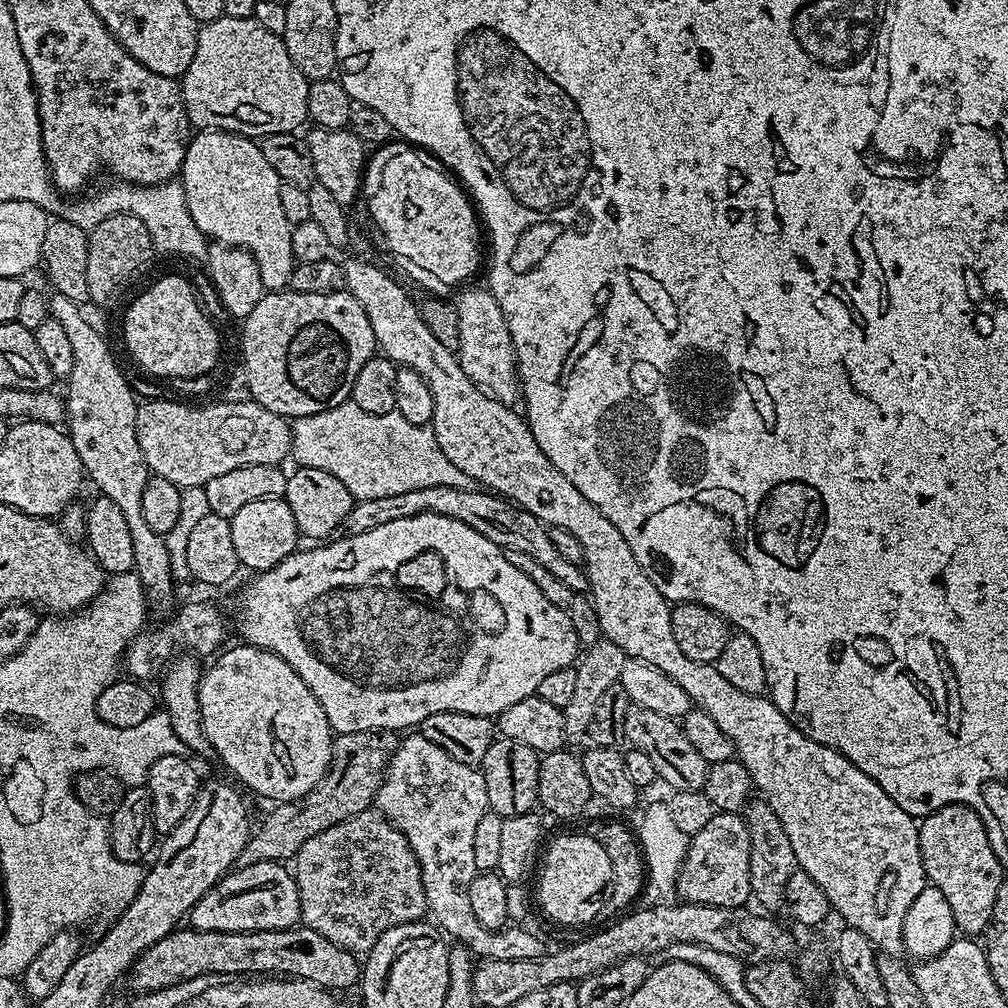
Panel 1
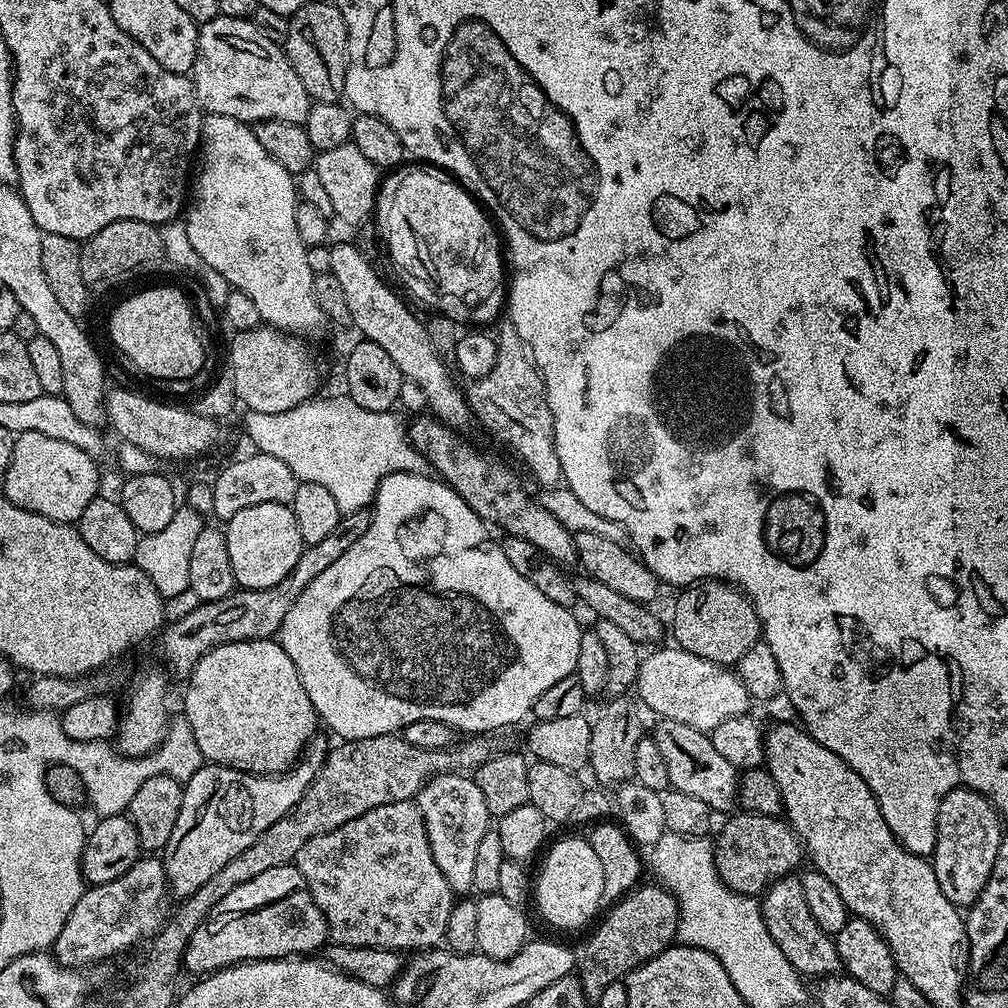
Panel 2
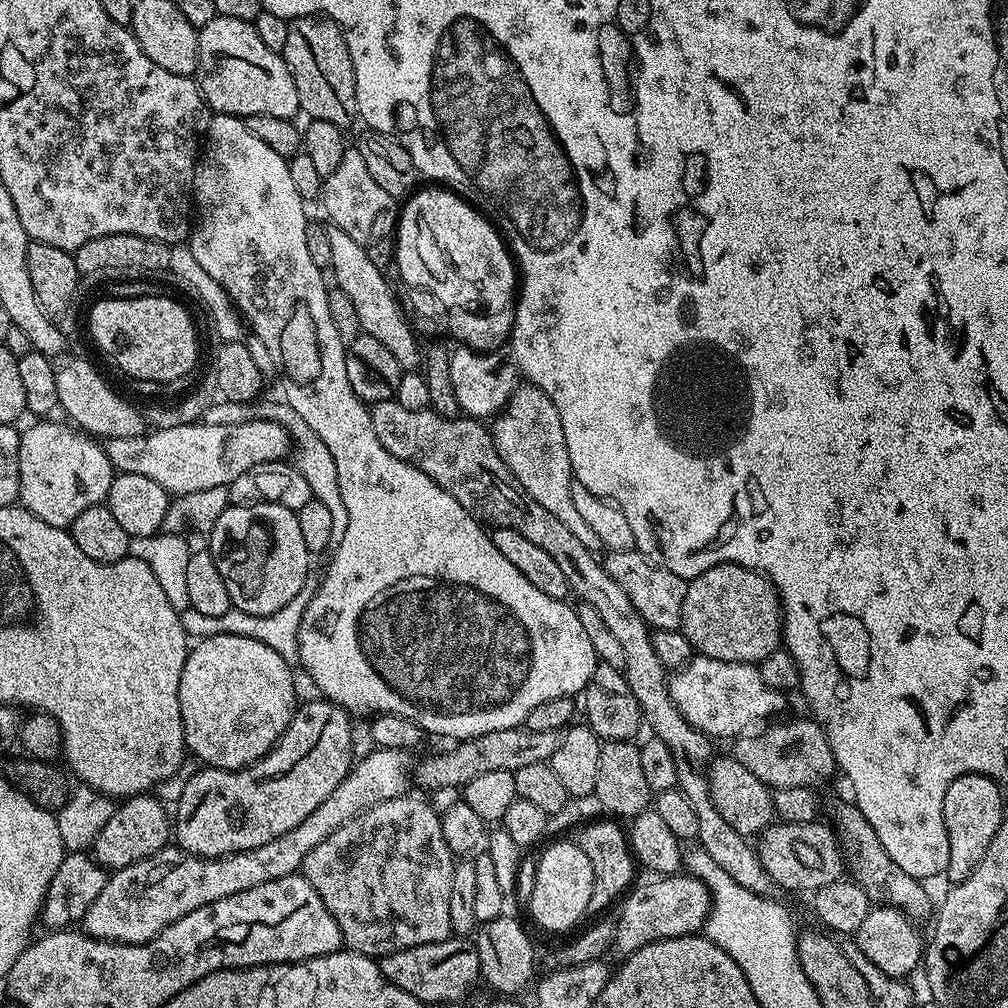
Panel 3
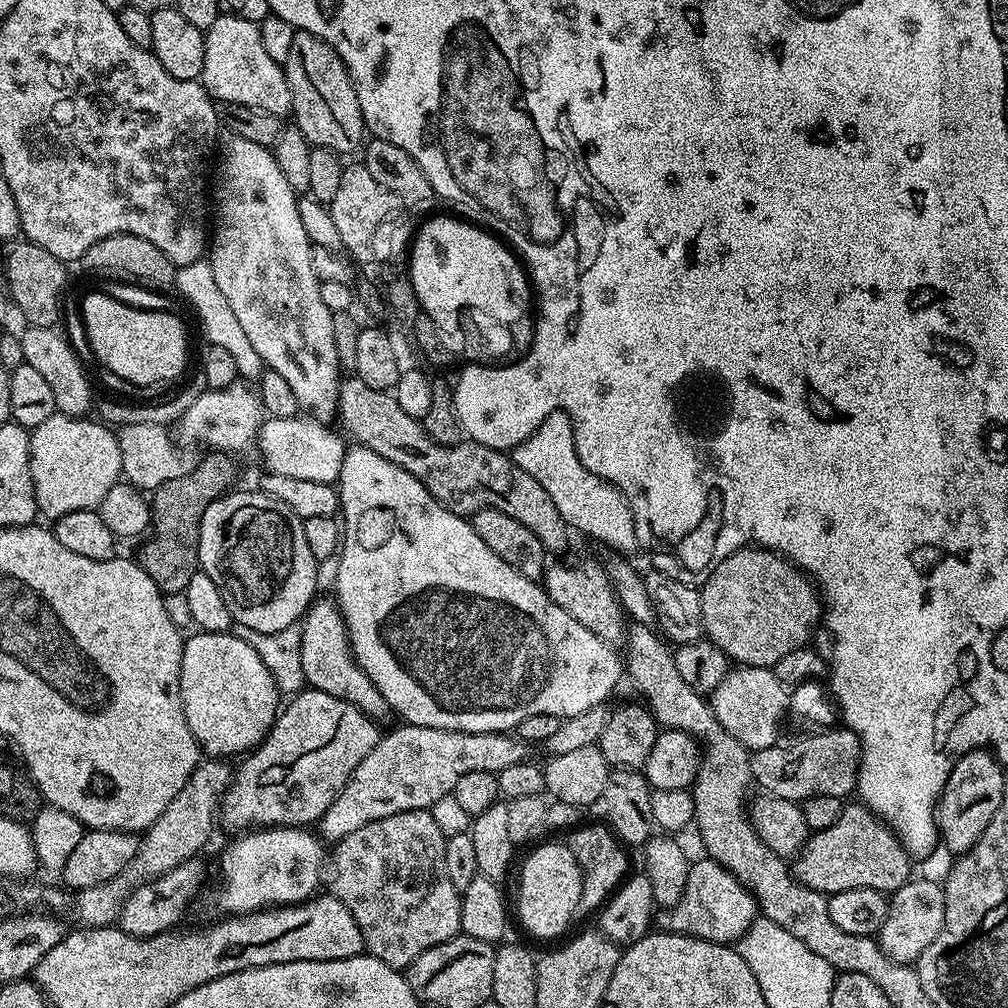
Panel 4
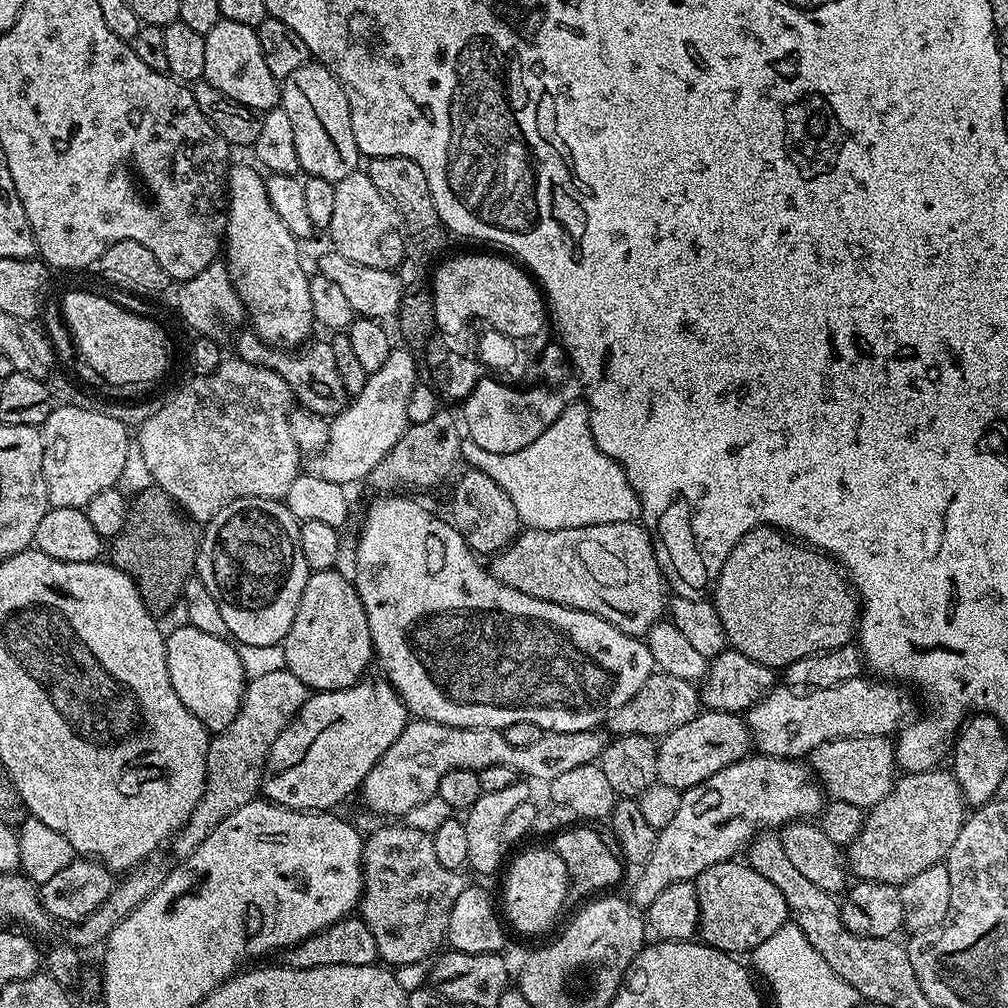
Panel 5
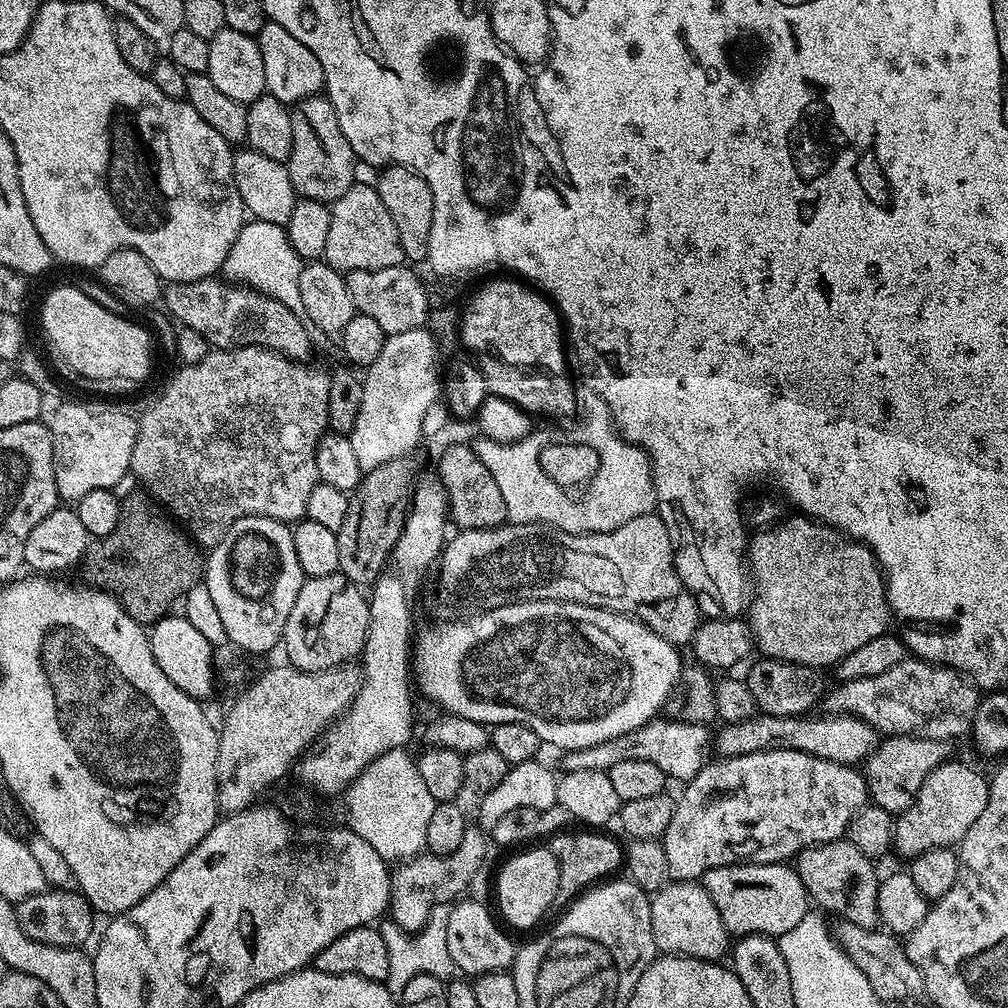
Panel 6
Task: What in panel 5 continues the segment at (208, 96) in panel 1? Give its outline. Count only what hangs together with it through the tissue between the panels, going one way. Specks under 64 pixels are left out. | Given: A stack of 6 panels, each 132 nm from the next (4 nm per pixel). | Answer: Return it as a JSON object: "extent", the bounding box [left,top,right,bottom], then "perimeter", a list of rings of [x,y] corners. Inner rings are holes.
{"extent":[203,18,281,110],"perimeter":[[[223,18],[204,35],[206,42],[206,70],[203,79],[218,89],[226,98],[245,104],[253,110],[267,110],[280,103],[281,85],[270,74],[266,58],[255,28],[242,26],[242,22],[230,22]]]}

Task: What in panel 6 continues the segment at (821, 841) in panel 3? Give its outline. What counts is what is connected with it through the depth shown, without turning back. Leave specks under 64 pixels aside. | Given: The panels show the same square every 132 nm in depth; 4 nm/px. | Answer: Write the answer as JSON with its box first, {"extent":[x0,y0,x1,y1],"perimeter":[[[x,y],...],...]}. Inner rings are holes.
{"extent":[894,762,988,858],"perimeter":[[[945,762],[938,765],[922,782],[913,804],[894,820],[894,852],[905,858],[926,854],[926,850],[959,845],[966,830],[978,822],[978,814],[986,810],[988,801],[987,775],[975,772],[968,764]]]}

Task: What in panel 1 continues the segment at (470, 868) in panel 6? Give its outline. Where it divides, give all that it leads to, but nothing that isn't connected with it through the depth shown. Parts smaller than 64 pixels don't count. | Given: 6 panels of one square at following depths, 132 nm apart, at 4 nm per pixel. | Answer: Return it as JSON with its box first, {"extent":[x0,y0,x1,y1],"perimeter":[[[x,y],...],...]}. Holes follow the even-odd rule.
{"extent":[294,810,428,954],"perimeter":[[[369,810],[314,834],[302,845],[302,850],[294,857],[294,875],[300,899],[300,919],[303,927],[318,930],[322,938],[330,938],[334,946],[342,946],[348,952],[367,954],[394,926],[424,920],[428,912],[426,890],[422,886],[422,870],[418,858],[406,842],[406,838],[381,814],[379,810]]]}

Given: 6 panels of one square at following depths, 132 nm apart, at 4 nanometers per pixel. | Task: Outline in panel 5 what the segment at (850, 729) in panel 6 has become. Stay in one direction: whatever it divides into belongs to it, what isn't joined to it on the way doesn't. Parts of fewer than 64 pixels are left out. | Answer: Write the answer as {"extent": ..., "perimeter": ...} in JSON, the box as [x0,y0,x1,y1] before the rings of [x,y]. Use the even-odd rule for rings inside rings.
{"extent":[656,711,752,789],"perimeter":[[[701,711],[686,726],[678,726],[678,730],[670,730],[659,741],[656,757],[658,758],[659,783],[674,786],[678,789],[693,788],[698,782],[706,782],[710,774],[718,774],[718,770],[726,770],[734,762],[749,755],[752,734],[743,715],[735,712]]]}

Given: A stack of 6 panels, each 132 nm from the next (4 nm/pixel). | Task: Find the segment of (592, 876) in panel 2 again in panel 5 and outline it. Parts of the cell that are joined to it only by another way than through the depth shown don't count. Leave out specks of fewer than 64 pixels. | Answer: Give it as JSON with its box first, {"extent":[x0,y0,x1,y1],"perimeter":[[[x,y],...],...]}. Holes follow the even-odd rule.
{"extent":[502,847,569,932],"perimeter":[[[551,847],[532,848],[514,857],[508,868],[508,877],[504,880],[502,912],[507,923],[512,923],[518,931],[540,932],[551,926],[552,919],[563,910],[564,899],[569,899],[569,896],[566,862],[562,862],[562,858],[558,858]]]}

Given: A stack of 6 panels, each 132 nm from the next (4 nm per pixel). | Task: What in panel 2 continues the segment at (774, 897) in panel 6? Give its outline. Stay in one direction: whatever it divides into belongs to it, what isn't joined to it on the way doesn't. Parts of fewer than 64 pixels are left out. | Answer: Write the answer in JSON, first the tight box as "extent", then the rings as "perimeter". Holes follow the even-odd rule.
{"extent":[578,886,680,1002],"perimeter":[[[663,886],[656,888],[637,887],[619,902],[613,903],[608,917],[596,928],[588,945],[578,956],[578,975],[584,997],[596,1002],[615,980],[623,981],[628,973],[664,952],[676,940],[680,921],[680,907],[675,896]]]}

